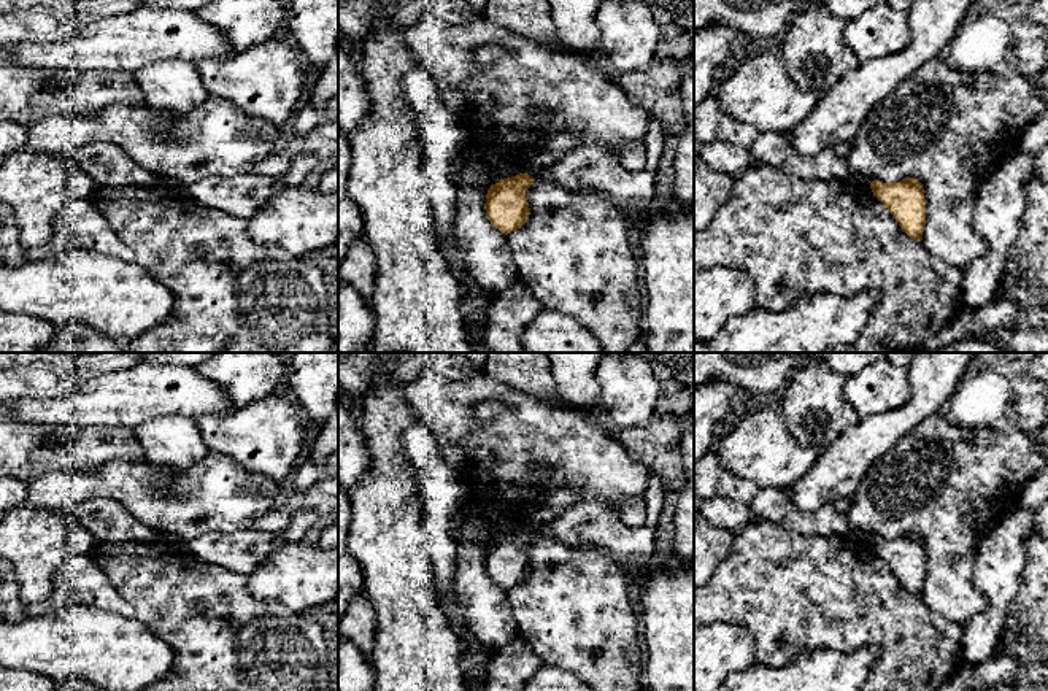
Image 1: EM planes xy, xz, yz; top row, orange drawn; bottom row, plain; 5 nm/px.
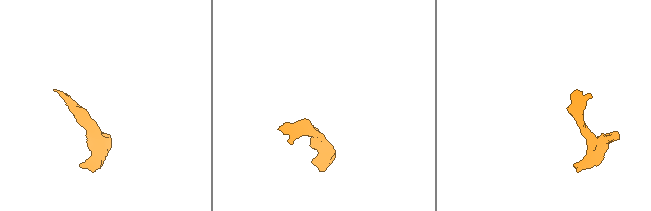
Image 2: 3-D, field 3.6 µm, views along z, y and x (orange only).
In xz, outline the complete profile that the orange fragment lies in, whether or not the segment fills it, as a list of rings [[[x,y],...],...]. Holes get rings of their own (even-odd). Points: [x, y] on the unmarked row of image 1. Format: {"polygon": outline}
{"polygon": [[[519,529],[511,534],[503,534],[492,540],[486,550],[486,573],[502,589],[508,591],[521,585],[530,570],[526,546],[532,542],[534,534],[527,529]]]}

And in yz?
{"polygon": [[[905,534],[899,539],[872,537],[873,551],[889,566],[900,585],[921,597],[926,581],[926,554],[918,535]]]}

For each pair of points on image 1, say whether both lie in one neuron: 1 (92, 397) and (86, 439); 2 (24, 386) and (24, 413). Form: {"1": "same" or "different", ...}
{"1": "different", "2": "different"}

